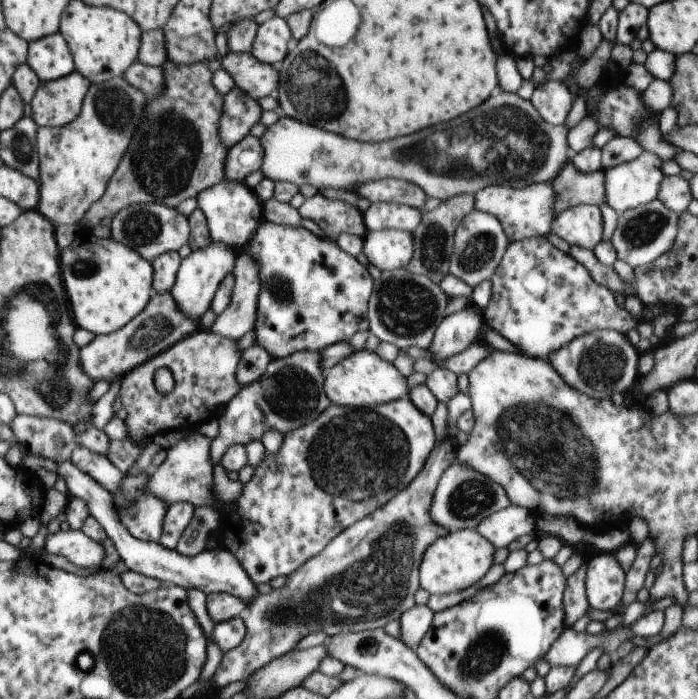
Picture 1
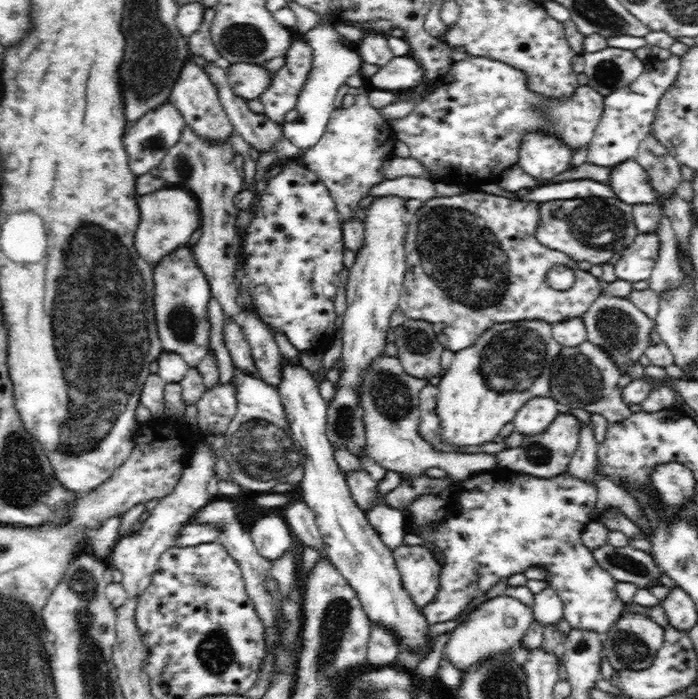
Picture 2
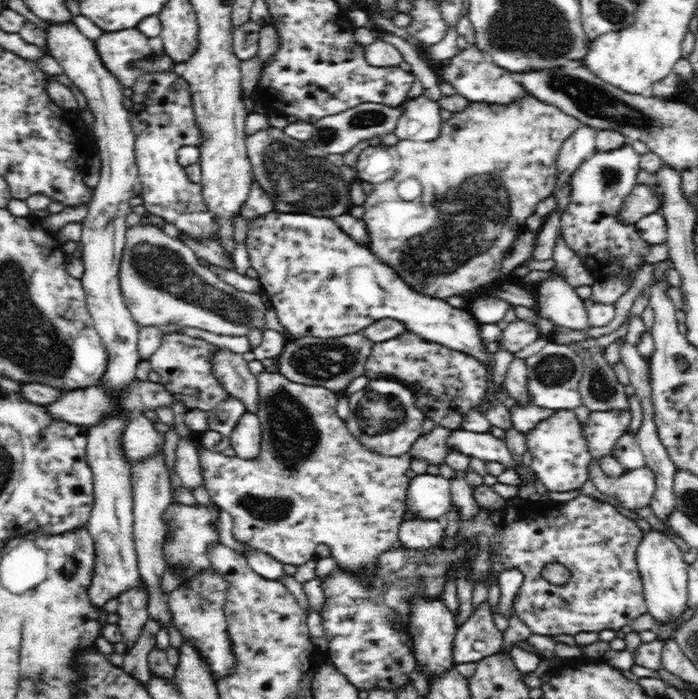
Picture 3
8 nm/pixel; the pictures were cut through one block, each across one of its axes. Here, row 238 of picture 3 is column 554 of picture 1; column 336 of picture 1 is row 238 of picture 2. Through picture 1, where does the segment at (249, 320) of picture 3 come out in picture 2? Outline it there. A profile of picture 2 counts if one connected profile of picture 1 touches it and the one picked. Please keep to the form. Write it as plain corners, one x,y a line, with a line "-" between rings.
162,188
144,196
138,200
140,206
140,223
134,236
134,243
138,255
149,264
160,264
176,251
176,248
184,246
192,234
201,228
201,216
197,199
186,189

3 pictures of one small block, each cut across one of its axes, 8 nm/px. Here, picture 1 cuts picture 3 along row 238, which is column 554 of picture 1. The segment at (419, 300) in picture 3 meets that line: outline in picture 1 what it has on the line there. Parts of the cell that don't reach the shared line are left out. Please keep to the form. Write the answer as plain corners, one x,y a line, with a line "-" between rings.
544,236
510,243
490,282
492,282
490,303
482,315
486,324
514,344
522,354
531,358
547,359
552,352
570,344
576,336
594,330
598,332
611,329
625,336
630,330
637,329
643,319
627,312
612,291
606,286
596,284
582,264
574,261
568,253
555,248

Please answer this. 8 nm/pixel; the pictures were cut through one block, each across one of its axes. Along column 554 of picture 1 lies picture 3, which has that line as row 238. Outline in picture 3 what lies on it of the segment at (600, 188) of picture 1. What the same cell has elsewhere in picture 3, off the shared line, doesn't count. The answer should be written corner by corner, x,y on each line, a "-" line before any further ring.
154,214
145,216
144,220
145,225
147,220
147,225
154,225
156,227
160,227
160,229
164,229
165,232
173,233
176,238
179,238
179,240
184,243
184,245
190,247
190,249
196,253
198,259
201,258
210,265
219,266
228,270
235,270
234,260
226,260
226,253
224,253
224,249
217,240
211,240
211,238
193,240
192,238
179,233
178,230
173,230
170,228
170,225
164,221
164,219
161,219
159,216
154,216

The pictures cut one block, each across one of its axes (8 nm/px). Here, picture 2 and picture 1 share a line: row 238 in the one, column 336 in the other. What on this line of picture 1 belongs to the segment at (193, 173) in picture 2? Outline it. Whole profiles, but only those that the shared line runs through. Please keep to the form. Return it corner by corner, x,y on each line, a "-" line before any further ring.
321,193
305,200
298,212
302,219
314,221
332,241
342,234
364,239
368,232
357,207
342,200
328,200

